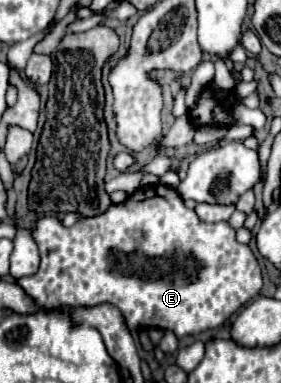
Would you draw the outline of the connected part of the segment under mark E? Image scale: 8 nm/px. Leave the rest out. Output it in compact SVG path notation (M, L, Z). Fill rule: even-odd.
M157 184L153 188L137 188L125 202L111 204L103 214L79 218L71 228L63 226L57 216L43 214L31 228L39 246L41 266L37 274L17 280L25 294L39 310L55 308L93 308L103 302L121 310L129 330L171 330L177 338L199 334L221 326L245 302L253 300L261 290L261 268L251 248L237 242L235 228L229 222L203 222L195 210L183 204L177 190ZM135 232L143 238L135 240Z

